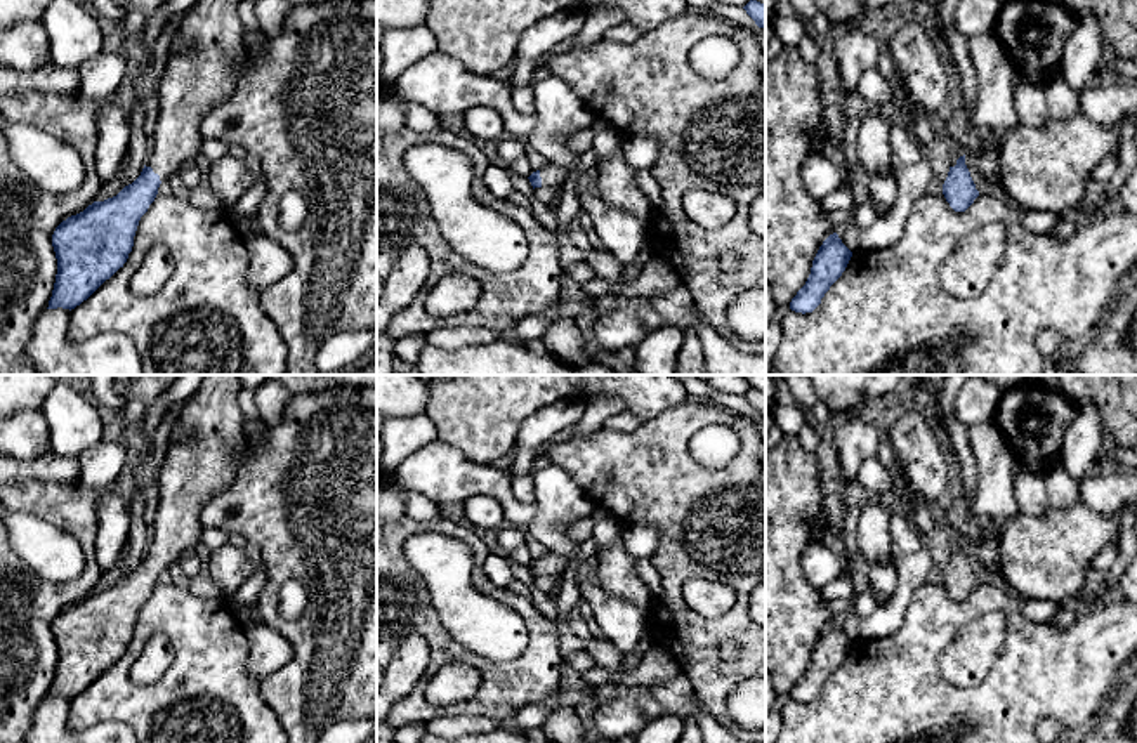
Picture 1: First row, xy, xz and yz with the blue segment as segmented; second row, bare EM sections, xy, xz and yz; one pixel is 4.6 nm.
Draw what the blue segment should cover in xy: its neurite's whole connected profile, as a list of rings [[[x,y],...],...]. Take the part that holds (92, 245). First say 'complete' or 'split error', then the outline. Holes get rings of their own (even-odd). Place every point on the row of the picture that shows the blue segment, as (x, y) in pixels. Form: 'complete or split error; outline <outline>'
split error; outline [[[196,0],[181,16],[175,28],[181,40],[172,42],[158,80],[153,153],[148,156],[141,175],[116,196],[94,201],[56,227],[52,247],[57,274],[47,309],[75,309],[123,267],[132,252],[139,220],[154,201],[160,184],[201,153],[201,120],[236,89],[236,68],[245,56],[245,28],[238,5],[240,0]]]

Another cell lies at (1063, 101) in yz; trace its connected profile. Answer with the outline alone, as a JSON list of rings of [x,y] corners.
[[[1061,71],[1045,82],[1045,99],[1050,115],[1057,120],[1069,120],[1080,111],[1078,92],[1064,82]]]

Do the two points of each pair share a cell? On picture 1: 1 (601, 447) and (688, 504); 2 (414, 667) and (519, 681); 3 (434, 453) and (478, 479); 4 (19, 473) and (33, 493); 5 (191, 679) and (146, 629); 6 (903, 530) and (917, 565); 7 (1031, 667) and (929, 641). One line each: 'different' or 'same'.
1: same
2: different
3: same
4: different
5: same
6: different
7: same

